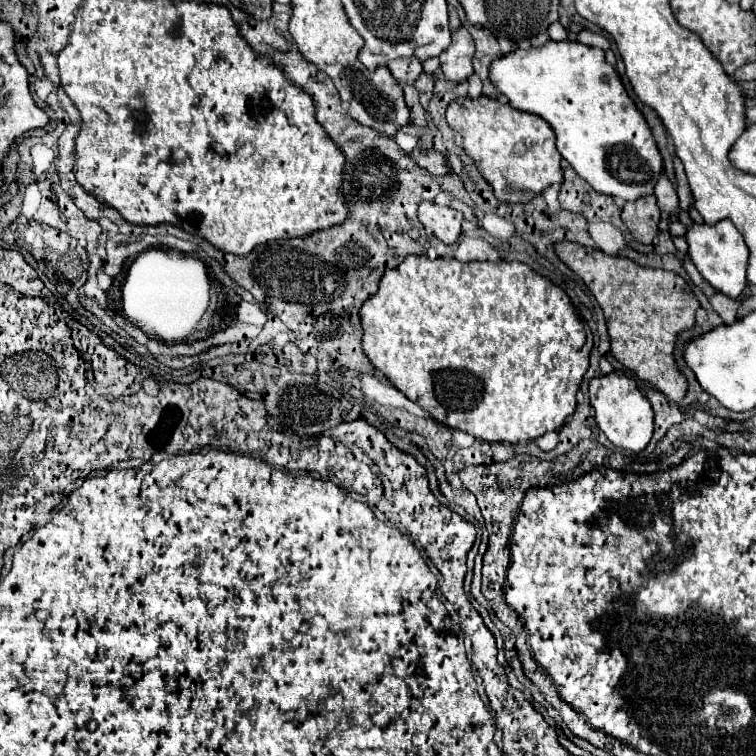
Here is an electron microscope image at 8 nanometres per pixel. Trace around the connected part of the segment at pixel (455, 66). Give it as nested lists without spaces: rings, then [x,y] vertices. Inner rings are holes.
[[[459,27],[455,33],[451,33],[451,45],[439,55],[445,77],[451,81],[467,79],[473,73],[471,67],[473,53],[475,53],[473,37],[465,27]]]

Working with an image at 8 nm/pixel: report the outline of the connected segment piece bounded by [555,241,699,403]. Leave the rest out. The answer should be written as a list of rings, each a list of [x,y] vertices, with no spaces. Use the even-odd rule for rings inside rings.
[[[571,241],[557,243],[555,251],[561,261],[583,279],[601,305],[611,337],[611,355],[639,379],[651,383],[671,401],[679,403],[689,383],[675,363],[673,351],[679,333],[693,329],[695,311],[699,309],[699,301],[689,283],[671,271],[641,267],[627,257],[611,257],[599,249]]]

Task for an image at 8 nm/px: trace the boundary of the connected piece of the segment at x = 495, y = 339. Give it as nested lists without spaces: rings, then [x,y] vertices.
[[[409,255],[399,267],[387,269],[379,291],[375,297],[367,299],[361,309],[363,321],[363,351],[371,359],[377,371],[381,371],[407,399],[419,403],[431,417],[447,427],[471,433],[483,441],[507,441],[507,443],[527,443],[547,431],[563,427],[565,419],[575,411],[575,393],[583,381],[583,375],[589,367],[591,341],[587,341],[587,331],[577,307],[571,303],[569,295],[547,277],[533,271],[521,261],[471,261],[463,263],[457,259],[427,259],[427,255]]]

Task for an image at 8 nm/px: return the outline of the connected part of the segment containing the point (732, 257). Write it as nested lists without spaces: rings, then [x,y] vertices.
[[[721,221],[719,225],[691,225],[685,239],[689,243],[691,261],[703,279],[707,279],[713,289],[725,293],[727,297],[739,297],[747,287],[745,271],[749,265],[749,249],[735,225],[731,225],[731,221]]]

